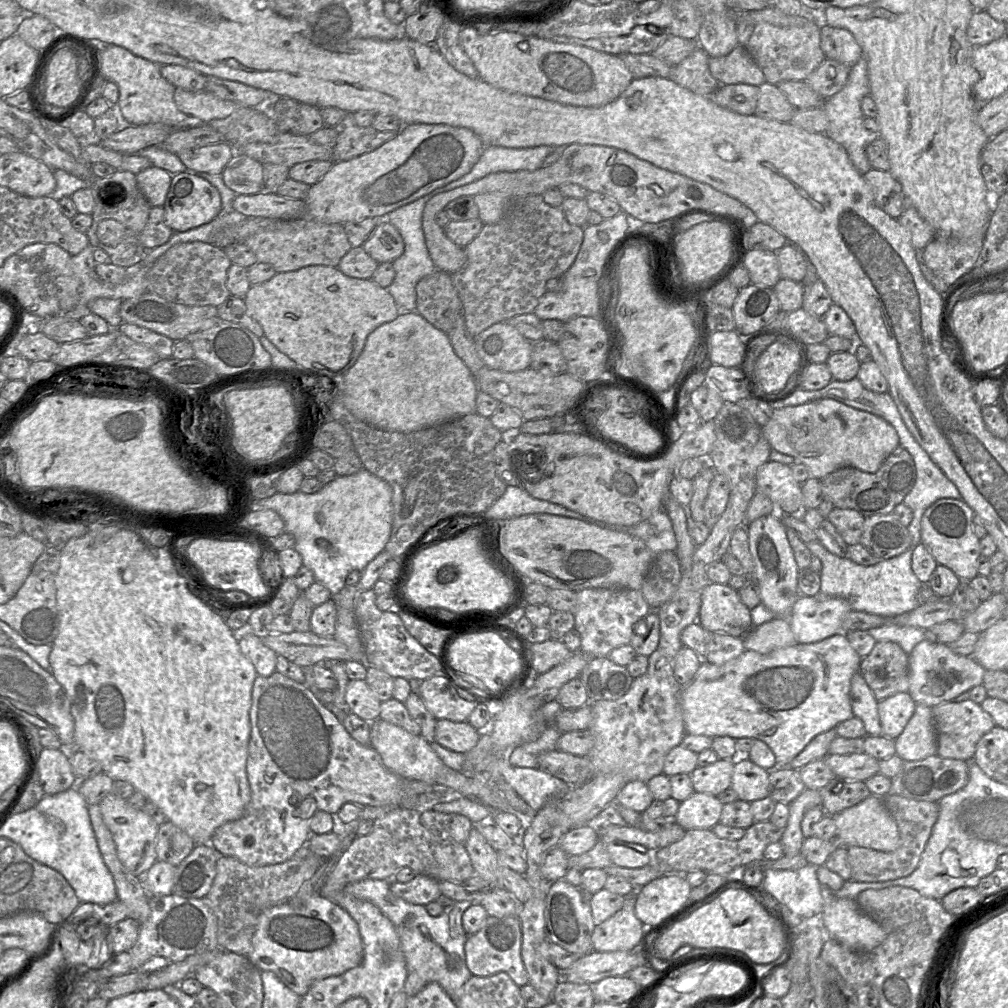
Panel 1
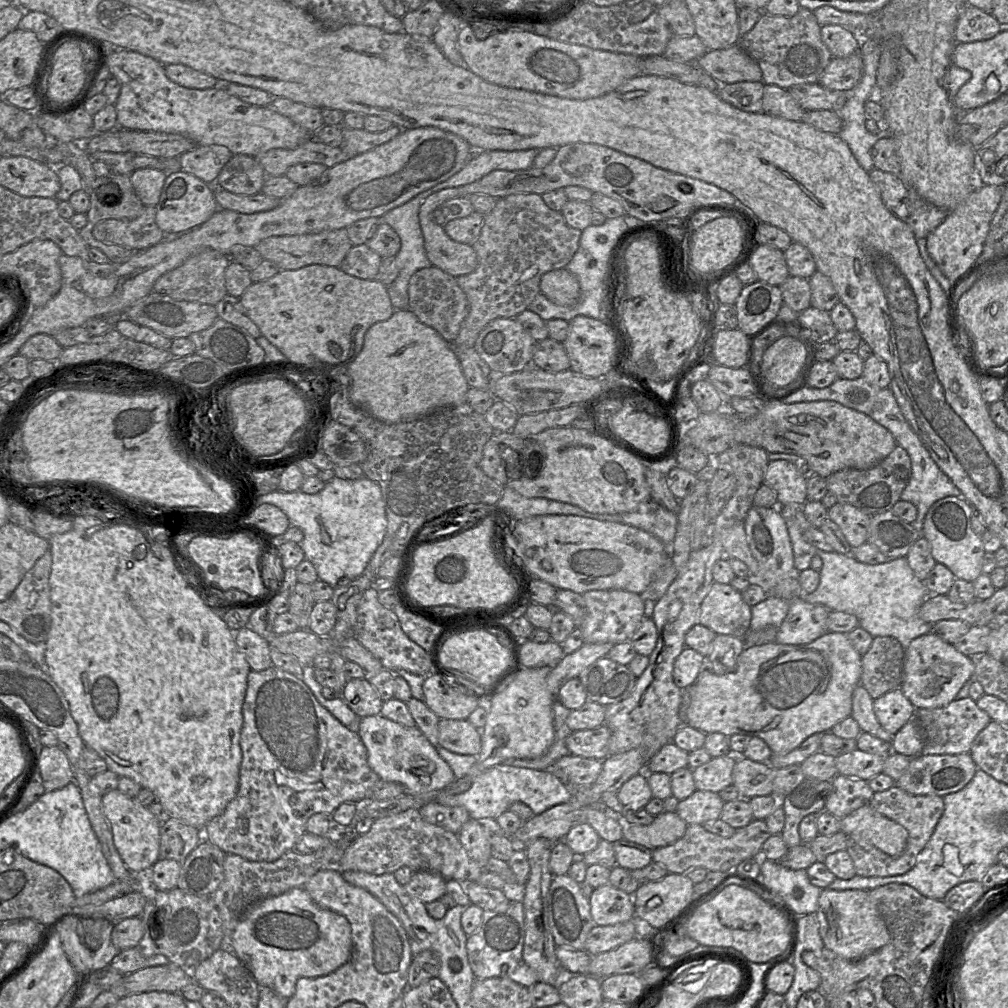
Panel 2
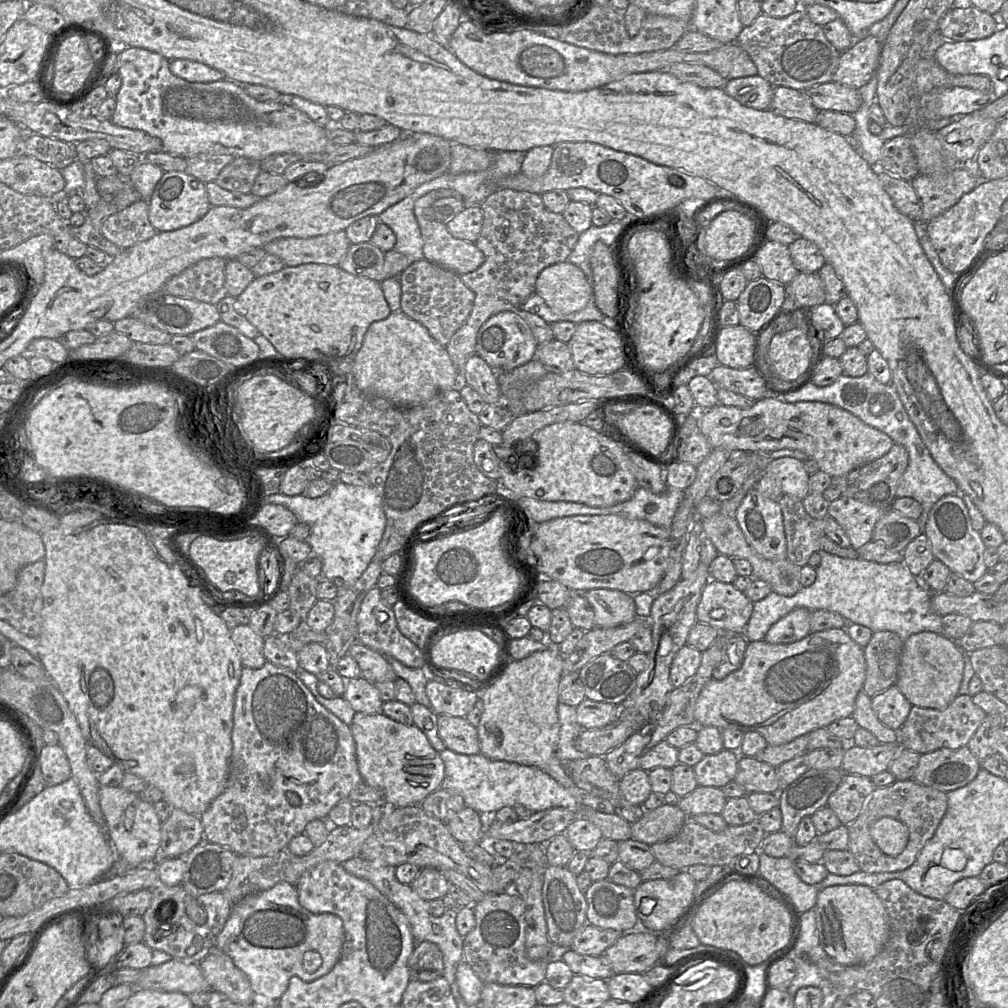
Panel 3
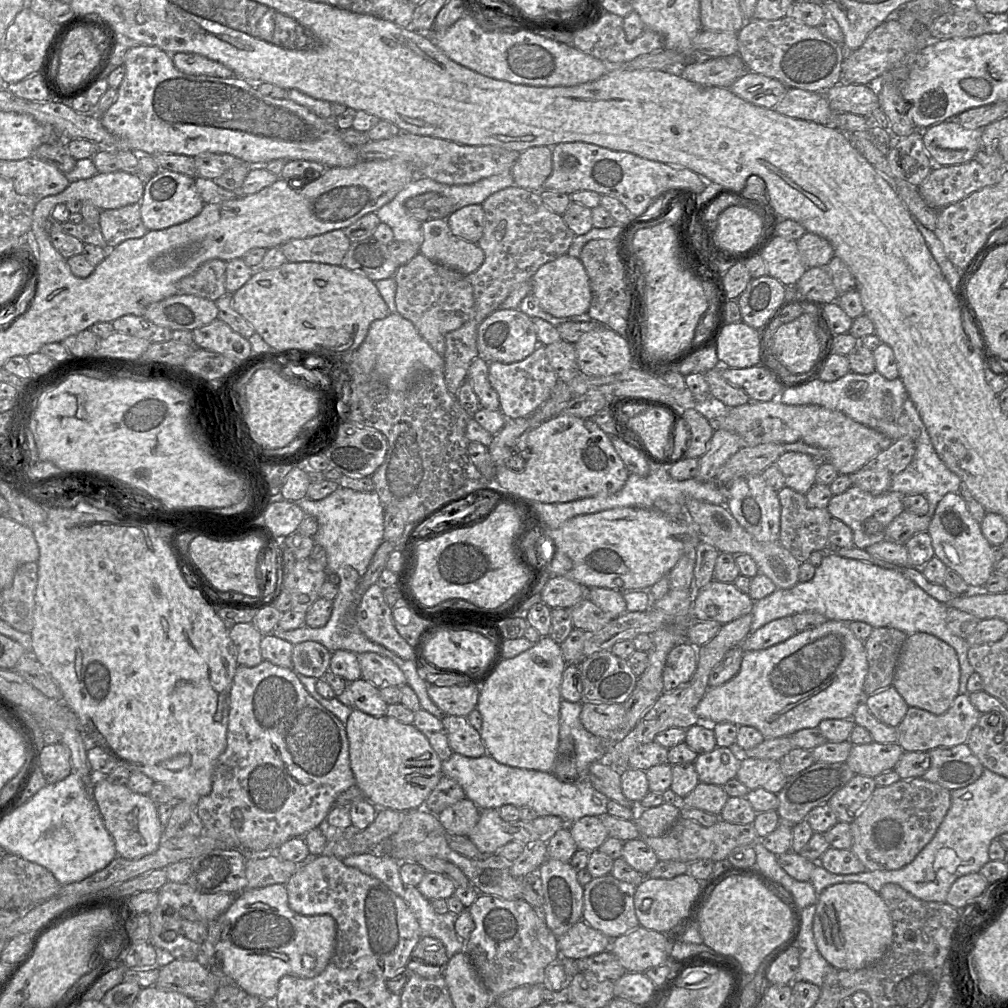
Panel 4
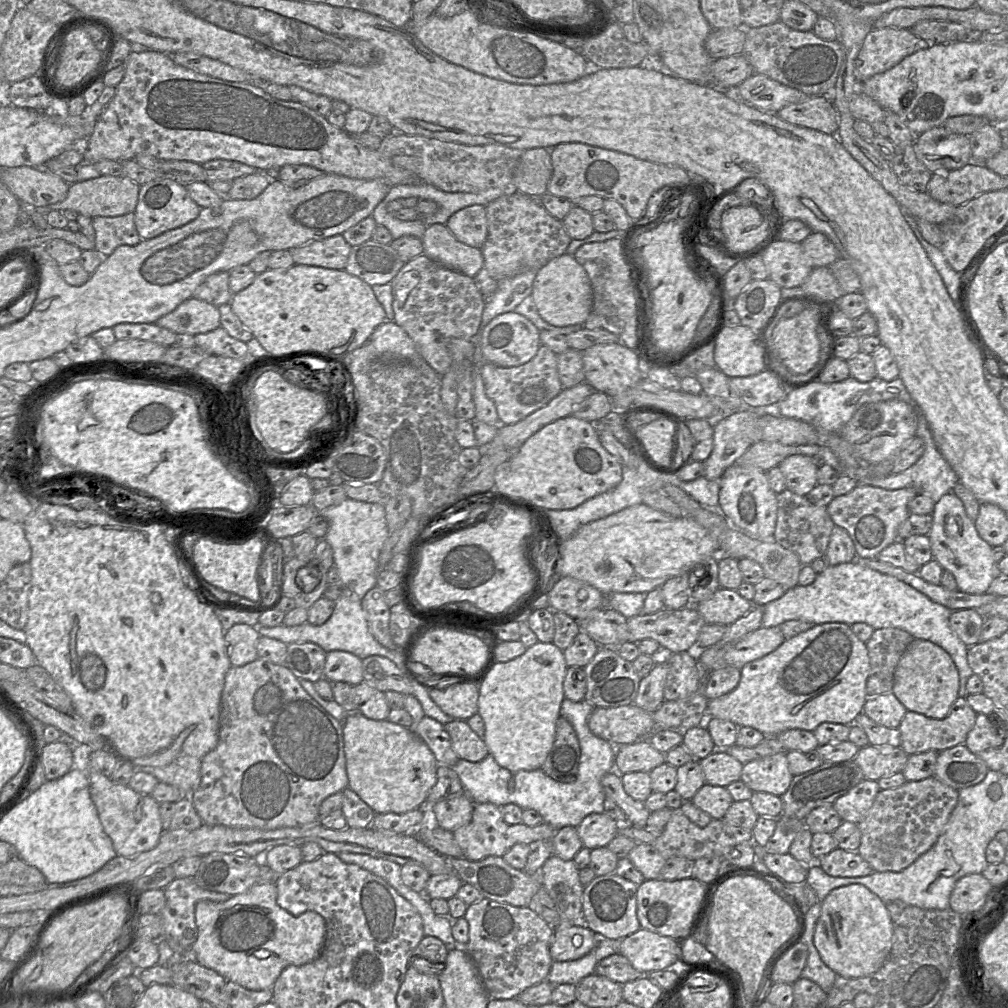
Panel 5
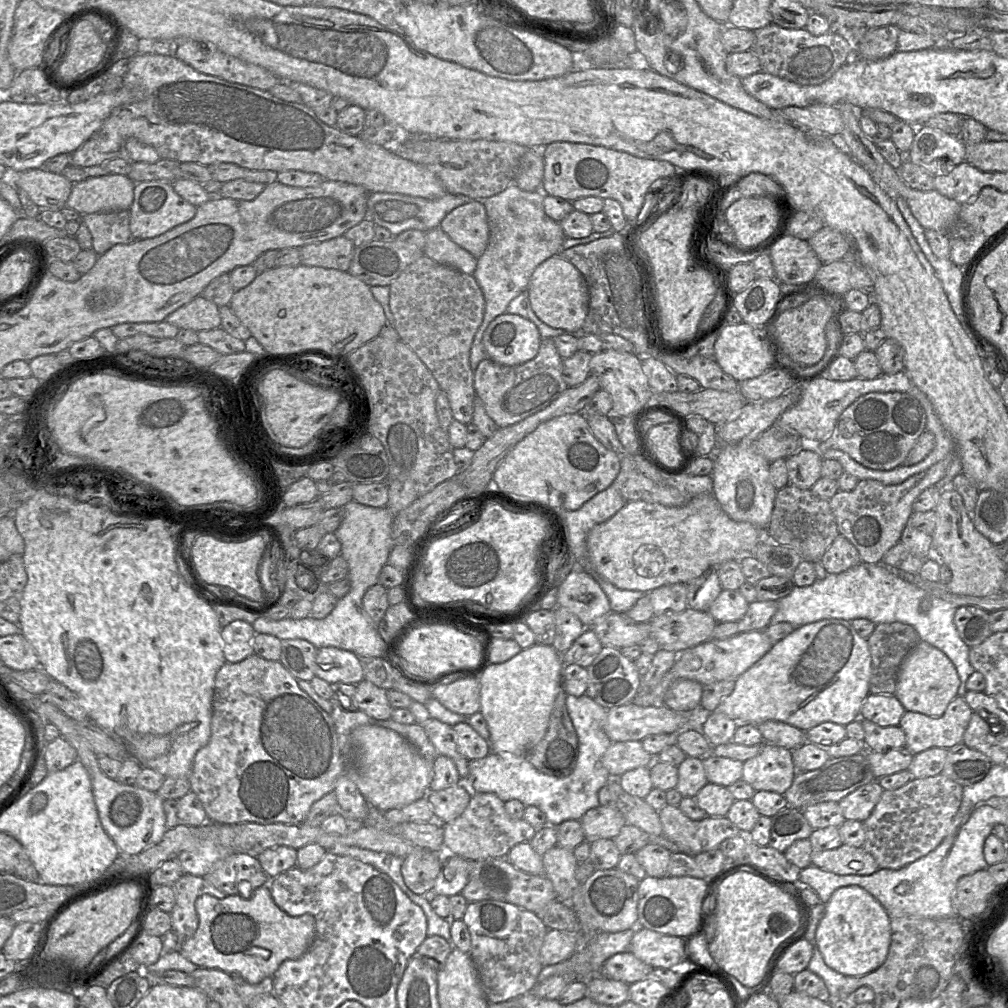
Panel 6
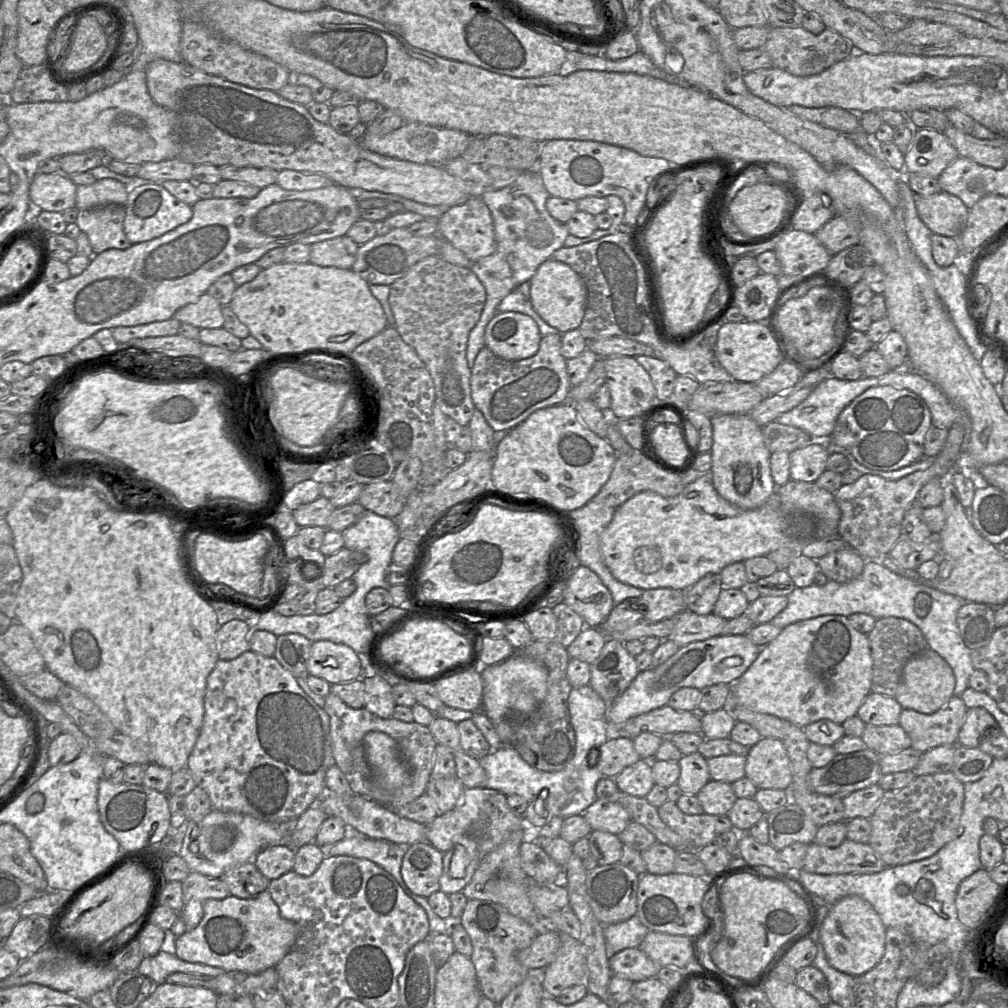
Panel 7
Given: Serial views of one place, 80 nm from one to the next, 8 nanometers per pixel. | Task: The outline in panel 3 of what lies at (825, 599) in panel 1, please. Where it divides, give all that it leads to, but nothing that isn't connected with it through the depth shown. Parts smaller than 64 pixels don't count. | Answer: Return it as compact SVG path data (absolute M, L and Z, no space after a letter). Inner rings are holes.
M797 608L774 623L764 641L771 644L788 644L799 641L810 633L811 611Z

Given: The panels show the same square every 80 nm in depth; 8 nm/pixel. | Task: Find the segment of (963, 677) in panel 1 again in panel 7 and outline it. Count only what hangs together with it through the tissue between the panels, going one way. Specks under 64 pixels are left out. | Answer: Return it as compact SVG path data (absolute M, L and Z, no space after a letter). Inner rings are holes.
M928 648L912 657L904 666L895 699L903 709L932 714L954 696L955 684L955 675L950 665L938 653Z

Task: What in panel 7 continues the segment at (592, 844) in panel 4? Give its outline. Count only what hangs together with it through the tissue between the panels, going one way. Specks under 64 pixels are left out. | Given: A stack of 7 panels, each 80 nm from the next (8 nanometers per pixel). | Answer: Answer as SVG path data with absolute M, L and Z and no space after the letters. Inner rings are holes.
M599 798L585 810L583 816L592 830L605 831L617 836L631 822L630 815L621 804Z

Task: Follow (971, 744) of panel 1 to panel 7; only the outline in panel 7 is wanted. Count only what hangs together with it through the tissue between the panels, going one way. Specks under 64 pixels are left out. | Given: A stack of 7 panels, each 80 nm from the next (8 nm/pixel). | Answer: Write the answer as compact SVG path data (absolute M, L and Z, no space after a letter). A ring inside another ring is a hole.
M954 695L932 714L902 709L899 725L911 738L911 747L925 753L941 745L955 745L967 711L961 697Z

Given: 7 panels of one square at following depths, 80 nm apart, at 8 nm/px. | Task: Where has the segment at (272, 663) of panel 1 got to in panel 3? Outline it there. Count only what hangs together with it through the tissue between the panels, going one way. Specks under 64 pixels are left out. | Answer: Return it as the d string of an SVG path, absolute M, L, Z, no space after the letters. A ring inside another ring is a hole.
M249 624L238 625L231 630L231 638L236 645L243 667L261 668L266 663L264 640Z

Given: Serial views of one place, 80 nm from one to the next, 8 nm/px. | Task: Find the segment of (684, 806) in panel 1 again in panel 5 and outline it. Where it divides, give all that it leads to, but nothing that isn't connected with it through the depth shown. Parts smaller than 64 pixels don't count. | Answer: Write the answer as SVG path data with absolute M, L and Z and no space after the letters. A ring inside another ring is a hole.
M704 784L691 802L714 820L721 820L734 802L726 787Z

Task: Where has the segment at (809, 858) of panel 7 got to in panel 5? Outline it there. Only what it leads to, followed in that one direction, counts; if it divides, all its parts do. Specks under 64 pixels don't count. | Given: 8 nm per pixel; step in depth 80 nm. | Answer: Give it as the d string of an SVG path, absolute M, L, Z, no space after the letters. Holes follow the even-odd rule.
M836 848L816 861L826 874L833 877L864 877L874 872L858 851Z

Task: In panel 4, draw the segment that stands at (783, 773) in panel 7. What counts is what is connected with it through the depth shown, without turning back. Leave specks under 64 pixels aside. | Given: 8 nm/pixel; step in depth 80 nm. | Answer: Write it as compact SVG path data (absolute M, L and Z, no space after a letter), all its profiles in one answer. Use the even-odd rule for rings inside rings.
M755 758L741 760L736 778L750 791L764 789L777 795L787 782L780 761Z

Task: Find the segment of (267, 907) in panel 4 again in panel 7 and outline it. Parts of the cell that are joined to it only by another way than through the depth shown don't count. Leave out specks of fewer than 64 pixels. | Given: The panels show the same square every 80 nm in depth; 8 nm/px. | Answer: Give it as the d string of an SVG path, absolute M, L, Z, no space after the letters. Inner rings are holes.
M268 889L249 899L232 895L222 900L207 899L203 903L203 913L203 918L194 929L187 930L175 939L175 955L181 960L218 967L225 972L240 971L255 974L275 967L290 951L297 937L296 924L281 916Z

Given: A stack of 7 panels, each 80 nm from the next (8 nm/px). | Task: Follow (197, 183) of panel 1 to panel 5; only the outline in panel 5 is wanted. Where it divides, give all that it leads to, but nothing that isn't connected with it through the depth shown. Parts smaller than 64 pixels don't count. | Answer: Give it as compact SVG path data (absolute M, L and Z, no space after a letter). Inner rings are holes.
M159 178L140 186L134 211L135 225L142 241L148 240L193 221L200 211L201 207L190 197L186 184L170 178Z

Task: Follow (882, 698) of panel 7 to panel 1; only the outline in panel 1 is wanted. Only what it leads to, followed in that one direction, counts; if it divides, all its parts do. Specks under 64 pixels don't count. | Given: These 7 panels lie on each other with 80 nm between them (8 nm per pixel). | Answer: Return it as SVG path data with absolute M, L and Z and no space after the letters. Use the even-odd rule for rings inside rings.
M907 692L897 693L878 702L883 736L895 740L915 712L915 701Z

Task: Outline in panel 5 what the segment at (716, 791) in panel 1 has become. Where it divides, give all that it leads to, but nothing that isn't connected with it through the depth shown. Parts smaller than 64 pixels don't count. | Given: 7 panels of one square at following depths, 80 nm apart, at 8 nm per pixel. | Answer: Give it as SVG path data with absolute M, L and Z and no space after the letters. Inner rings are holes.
M715 749L699 762L706 784L727 787L741 780L743 764L730 756L726 749Z

